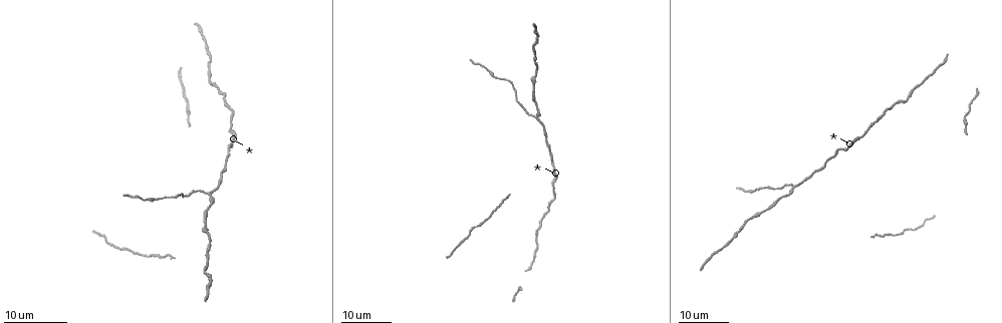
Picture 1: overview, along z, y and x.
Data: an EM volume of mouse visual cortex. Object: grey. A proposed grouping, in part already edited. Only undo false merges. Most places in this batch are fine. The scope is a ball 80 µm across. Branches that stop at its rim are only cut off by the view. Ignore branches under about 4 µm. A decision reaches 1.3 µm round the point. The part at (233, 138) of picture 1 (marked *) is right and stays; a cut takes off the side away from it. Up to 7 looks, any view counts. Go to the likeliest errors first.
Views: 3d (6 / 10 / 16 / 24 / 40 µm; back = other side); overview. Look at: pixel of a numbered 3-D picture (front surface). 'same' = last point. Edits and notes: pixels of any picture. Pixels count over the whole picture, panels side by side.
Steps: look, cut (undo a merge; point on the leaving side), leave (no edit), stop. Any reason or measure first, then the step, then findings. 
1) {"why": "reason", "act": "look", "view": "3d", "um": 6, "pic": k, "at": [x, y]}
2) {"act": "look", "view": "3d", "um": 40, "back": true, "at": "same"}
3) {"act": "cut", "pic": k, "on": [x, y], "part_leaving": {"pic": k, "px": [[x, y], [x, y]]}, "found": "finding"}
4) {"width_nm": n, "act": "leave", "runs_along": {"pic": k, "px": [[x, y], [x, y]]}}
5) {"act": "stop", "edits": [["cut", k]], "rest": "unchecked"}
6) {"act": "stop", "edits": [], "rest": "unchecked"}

{"why": "a fork", "act": "look", "view": "3d", "um": 16, "pic": 1, "at": [209, 195]}

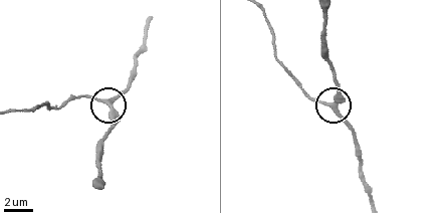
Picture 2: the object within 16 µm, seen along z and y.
{"act": "look", "view": "3d", "um": 6, "pic": 2, "at": [334, 103]}

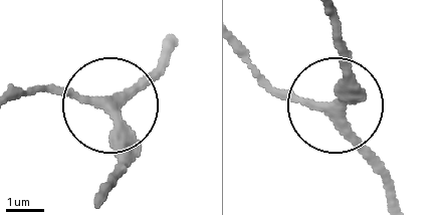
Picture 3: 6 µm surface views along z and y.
{"width_nm": 280, "act": "leave", "runs_along": {"pic": 3, "px": [[397, 198], [333, 104], [275, 89], [249, 66]]}, "found": "continuous, no second neuron"}

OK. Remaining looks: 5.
{"why": "sudden change in width", "act": "look", "view": "3d", "um": 16, "pic": 1, "at": [185, 98]}

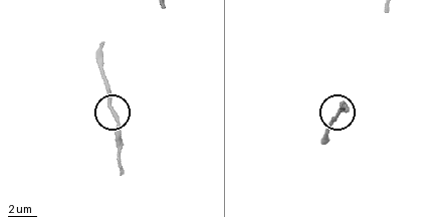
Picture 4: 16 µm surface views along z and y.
{"act": "look", "view": "3d", "um": 10, "pic": 4, "at": [340, 112]}

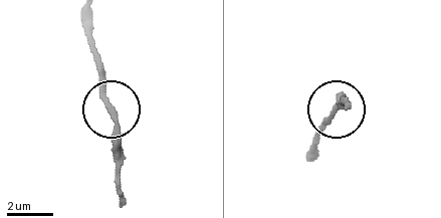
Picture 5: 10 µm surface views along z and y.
{"act": "leave", "found": "all the same neuron"}

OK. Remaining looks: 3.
{"why": "calibre changes", "act": "look", "view": "3d", "um": 16, "pic": 1, "at": [872, 237]}

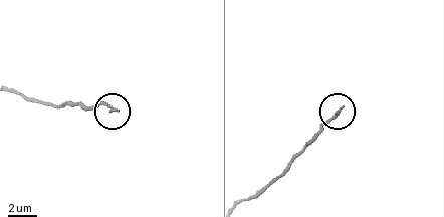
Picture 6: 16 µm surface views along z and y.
{"why": "closer look", "act": "look", "view": "3d", "um": 6, "pic": 6, "at": [335, 113]}

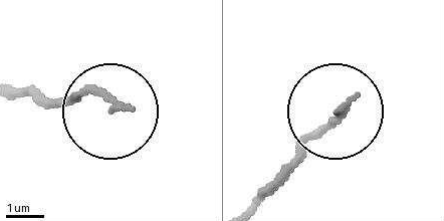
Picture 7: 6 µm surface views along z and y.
{"act": "leave", "found": "all the same neuron"}

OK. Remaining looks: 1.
{"act": "stop", "edits": [], "rest": "unchecked"}

